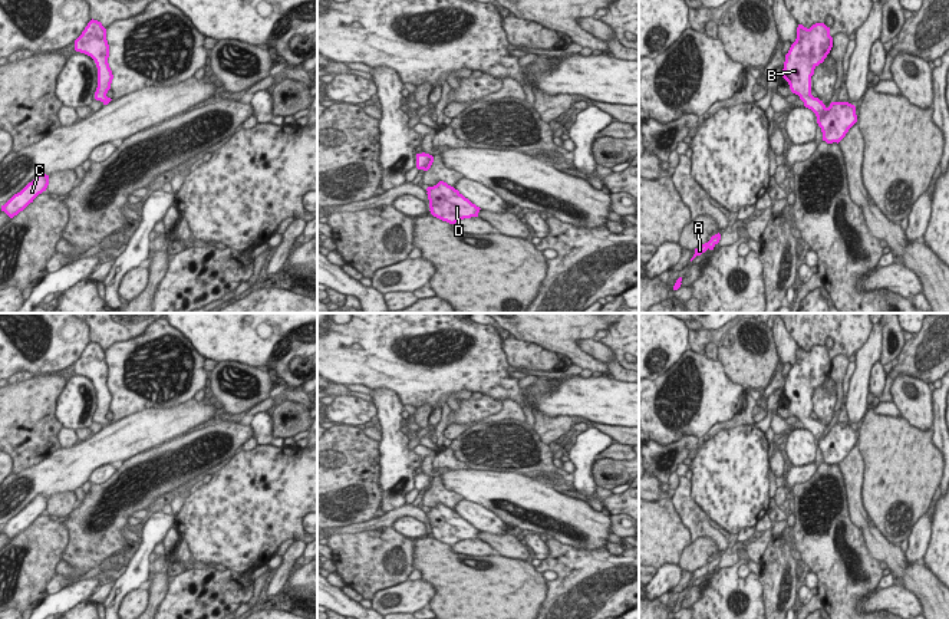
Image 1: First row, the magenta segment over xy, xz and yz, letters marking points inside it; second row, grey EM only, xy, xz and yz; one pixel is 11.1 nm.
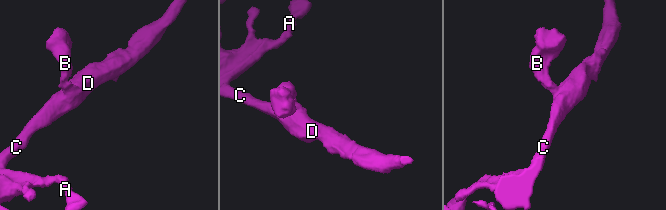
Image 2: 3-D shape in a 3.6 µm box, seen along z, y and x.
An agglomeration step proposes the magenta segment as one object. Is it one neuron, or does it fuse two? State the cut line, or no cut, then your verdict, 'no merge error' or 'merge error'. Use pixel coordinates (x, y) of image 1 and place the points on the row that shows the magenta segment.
no cut | no merge error

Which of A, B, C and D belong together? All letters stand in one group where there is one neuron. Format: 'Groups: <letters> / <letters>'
Groups: A B C D.

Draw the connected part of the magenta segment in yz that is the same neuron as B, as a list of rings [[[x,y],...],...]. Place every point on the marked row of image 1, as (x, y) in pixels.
[[[815,23],[810,29],[798,24],[797,39],[785,55],[782,78],[804,106],[815,113],[823,141],[838,144],[857,122],[856,106],[849,102],[831,102],[827,108],[823,101],[811,95],[814,69],[824,62],[831,47],[830,27],[824,23]]]

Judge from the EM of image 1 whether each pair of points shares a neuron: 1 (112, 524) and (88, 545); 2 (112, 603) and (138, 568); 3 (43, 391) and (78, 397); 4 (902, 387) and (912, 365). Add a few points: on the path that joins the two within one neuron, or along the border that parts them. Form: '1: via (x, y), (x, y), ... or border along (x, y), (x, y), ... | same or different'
1: via (106, 526), (94, 539) | same
2: via (117, 595), (132, 576) | same
3: border along (69, 379), (56, 411), (63, 425) | different
4: border along (926, 382), (899, 377), (892, 387), (892, 401) | different

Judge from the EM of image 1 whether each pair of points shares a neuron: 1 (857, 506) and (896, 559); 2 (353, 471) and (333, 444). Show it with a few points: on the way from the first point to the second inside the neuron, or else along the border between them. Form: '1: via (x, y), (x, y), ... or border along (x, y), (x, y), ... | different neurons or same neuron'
1: via (860, 519), (865, 527), (883, 546) | same neuron
2: via (346, 464), (345, 455), (340, 451) | same neuron

